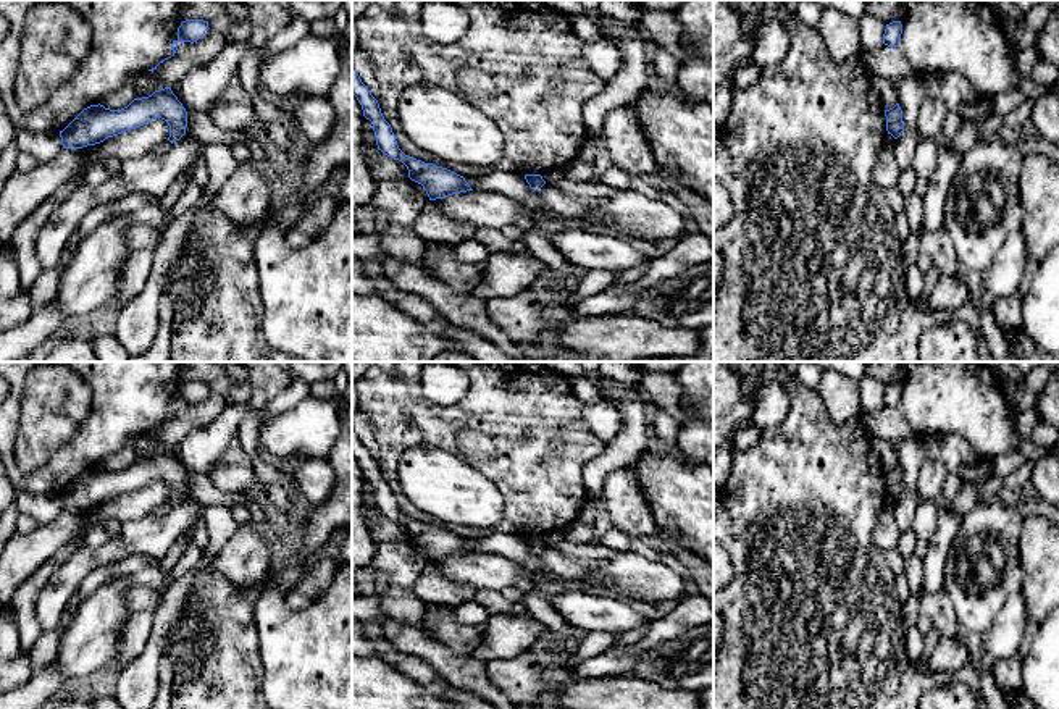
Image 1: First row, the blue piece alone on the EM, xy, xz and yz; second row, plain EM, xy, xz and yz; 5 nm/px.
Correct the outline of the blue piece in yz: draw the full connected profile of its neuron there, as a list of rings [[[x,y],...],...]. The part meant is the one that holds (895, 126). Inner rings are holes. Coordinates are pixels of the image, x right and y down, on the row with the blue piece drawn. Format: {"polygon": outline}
{"polygon": [[[896,103],[893,108],[885,110],[886,116],[886,131],[891,134],[894,139],[901,136],[904,131],[904,123],[902,123],[902,110],[899,103]]]}

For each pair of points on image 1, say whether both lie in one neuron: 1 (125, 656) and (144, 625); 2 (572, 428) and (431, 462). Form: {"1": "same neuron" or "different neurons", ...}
{"1": "same neuron", "2": "different neurons"}

